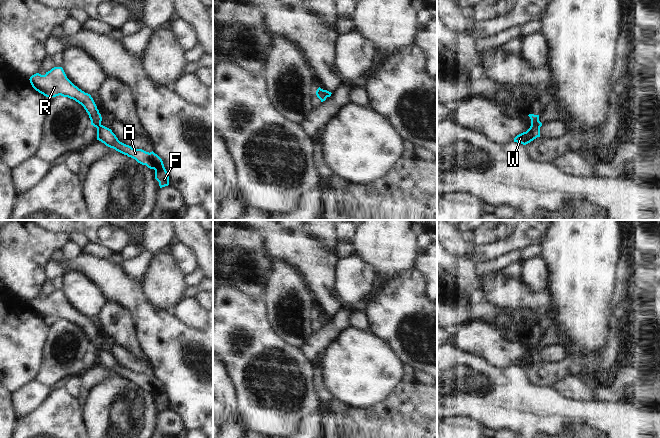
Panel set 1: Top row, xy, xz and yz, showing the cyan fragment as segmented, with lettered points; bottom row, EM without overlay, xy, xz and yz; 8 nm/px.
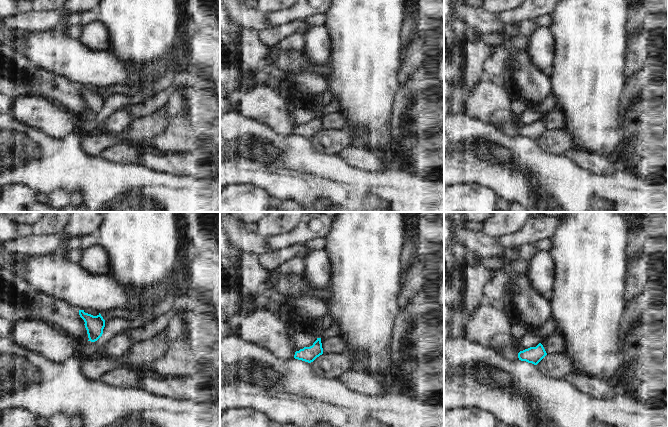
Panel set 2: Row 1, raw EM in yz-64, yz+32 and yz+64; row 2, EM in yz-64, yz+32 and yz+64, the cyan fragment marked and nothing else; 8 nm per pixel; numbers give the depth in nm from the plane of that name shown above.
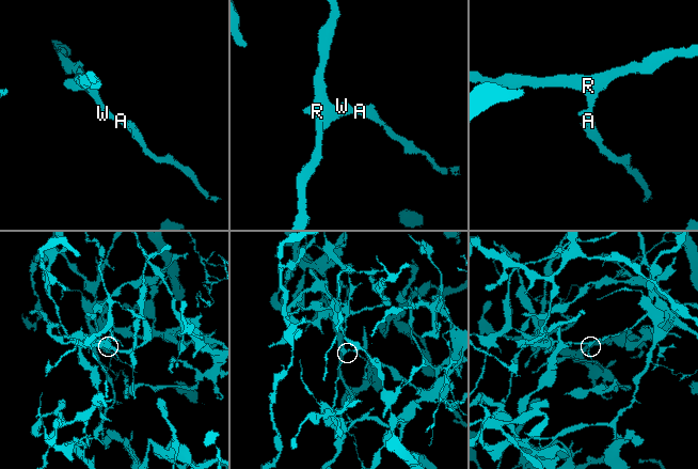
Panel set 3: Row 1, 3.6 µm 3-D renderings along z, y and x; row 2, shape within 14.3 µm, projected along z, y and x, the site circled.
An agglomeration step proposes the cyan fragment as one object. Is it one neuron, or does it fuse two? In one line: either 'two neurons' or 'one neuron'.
one neuron

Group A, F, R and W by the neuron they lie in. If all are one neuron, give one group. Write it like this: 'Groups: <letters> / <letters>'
Groups: A F R W.

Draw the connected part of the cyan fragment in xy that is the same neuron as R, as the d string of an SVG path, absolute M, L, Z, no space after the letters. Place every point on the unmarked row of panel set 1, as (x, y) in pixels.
M54 291L45 299L36 297L30 301L32 311L44 320L63 320L75 324L81 328L89 339L91 349L97 352L97 364L116 375L135 383L138 387L155 394L155 403L160 412L169 409L169 399L164 391L162 383L152 376L142 373L134 373L118 364L111 353L101 348L102 341L90 318L85 317L75 310L66 300L62 291Z

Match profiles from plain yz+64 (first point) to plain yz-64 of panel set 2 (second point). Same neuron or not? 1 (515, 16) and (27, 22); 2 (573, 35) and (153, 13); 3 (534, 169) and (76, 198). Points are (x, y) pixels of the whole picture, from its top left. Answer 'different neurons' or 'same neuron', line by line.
1: same neuron
2: same neuron
3: different neurons

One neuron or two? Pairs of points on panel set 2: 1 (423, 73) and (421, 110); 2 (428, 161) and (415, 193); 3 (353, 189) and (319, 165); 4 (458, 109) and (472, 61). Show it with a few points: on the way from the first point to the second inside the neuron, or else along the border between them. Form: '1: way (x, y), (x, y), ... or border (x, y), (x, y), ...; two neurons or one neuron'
1: border (423, 89), (406, 107); two neurons
2: border (418, 174), (433, 180); two neurons
3: way (345, 189), (327, 173); one neuron
4: way (459, 97), (460, 92), (472, 73); one neuron

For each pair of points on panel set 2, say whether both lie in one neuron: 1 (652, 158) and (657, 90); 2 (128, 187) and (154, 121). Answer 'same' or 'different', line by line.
1: same
2: different

